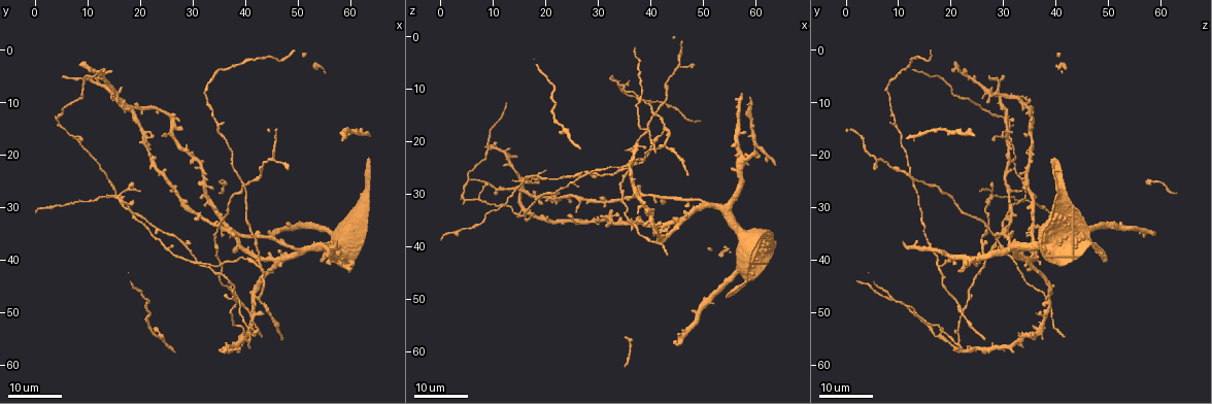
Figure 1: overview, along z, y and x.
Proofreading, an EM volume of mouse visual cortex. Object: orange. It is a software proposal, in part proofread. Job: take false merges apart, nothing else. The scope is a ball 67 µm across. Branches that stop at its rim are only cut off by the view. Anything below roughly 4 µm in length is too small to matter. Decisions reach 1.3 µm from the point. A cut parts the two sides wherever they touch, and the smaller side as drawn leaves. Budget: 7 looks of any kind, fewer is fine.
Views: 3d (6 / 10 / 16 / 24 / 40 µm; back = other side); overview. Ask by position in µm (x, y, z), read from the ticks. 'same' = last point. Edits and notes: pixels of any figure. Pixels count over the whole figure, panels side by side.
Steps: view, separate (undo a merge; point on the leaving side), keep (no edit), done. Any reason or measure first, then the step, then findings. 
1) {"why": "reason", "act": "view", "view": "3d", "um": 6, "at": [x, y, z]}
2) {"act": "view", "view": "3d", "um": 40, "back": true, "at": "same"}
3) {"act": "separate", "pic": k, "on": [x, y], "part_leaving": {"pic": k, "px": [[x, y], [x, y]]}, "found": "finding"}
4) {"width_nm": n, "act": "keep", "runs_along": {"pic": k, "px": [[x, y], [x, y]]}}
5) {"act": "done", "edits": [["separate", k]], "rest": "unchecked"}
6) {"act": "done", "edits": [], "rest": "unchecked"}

{"why": "four arms meet", "act": "view", "view": "3d", "um": 24, "at": [15.5, 28.0, 27.5]}

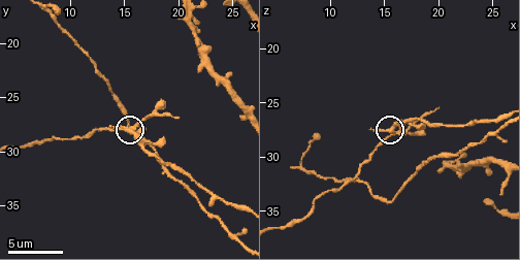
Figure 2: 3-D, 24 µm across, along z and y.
{"why": "closer look", "act": "view", "view": "3d", "um": 10, "at": [15.6, 27.8, 27.8]}

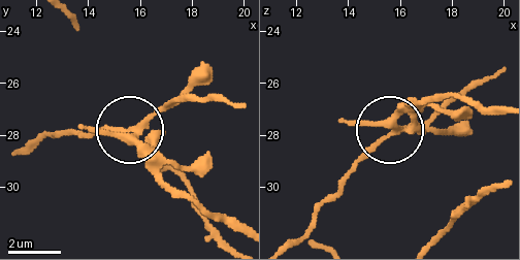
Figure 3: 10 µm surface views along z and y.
{"side_arm_um": 5, "act": "separate", "pic": 3, "on": [115, 127], "part_leaving": {"pic": 3, "px": [[404, 126], [360, 159], [306, 232], [287, 240]]}, "found": "a second neuron is stuck on"}

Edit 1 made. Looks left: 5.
{"why": "two arms in line, one across", "act": "view", "view": "3d", "um": 16, "at": [43.0, 41.5, 18.0]}

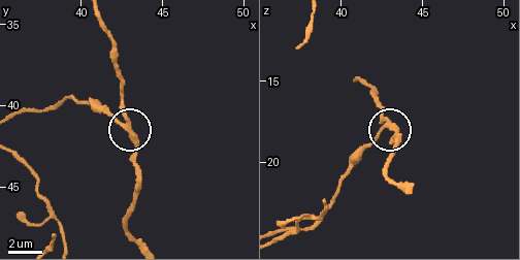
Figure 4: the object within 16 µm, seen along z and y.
{"why": "zoom in", "act": "view", "view": "3d", "um": 6, "at": [42.8, 41.3, 17.7]}

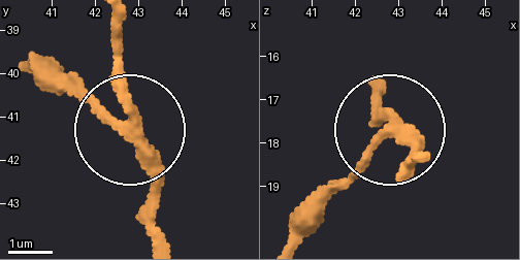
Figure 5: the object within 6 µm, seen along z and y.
{"act": "view", "view": "3d", "um": 6, "back": true, "at": [42.95, 41.20, 17.60]}

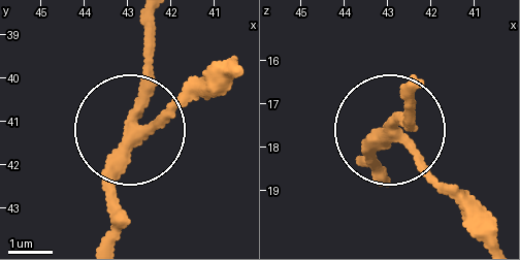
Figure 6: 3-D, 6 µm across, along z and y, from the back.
{"act": "keep", "runs_along": {"pic": 6, "px": [[236, 64], [188, 86], [136, 134], [110, 197], [110, 241]]}, "found": "one neuron here"}

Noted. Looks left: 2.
{"act": "done", "edits": [["separate", 3]], "rest": "unchecked"}

